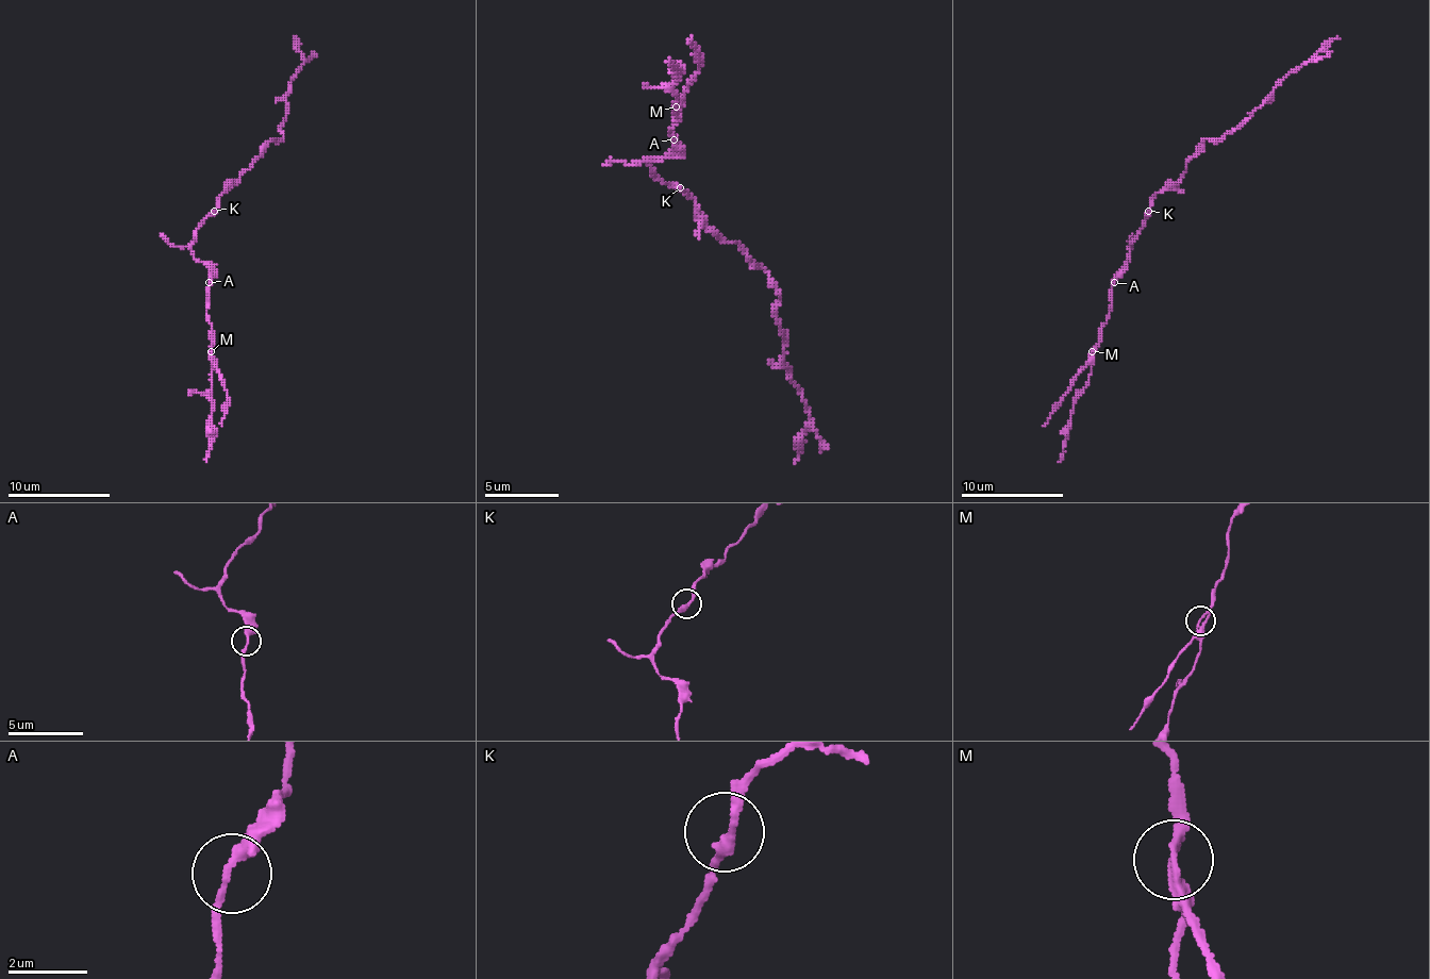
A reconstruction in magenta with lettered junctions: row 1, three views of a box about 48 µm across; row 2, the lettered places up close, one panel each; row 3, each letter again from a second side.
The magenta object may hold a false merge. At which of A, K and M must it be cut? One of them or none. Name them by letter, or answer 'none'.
M

